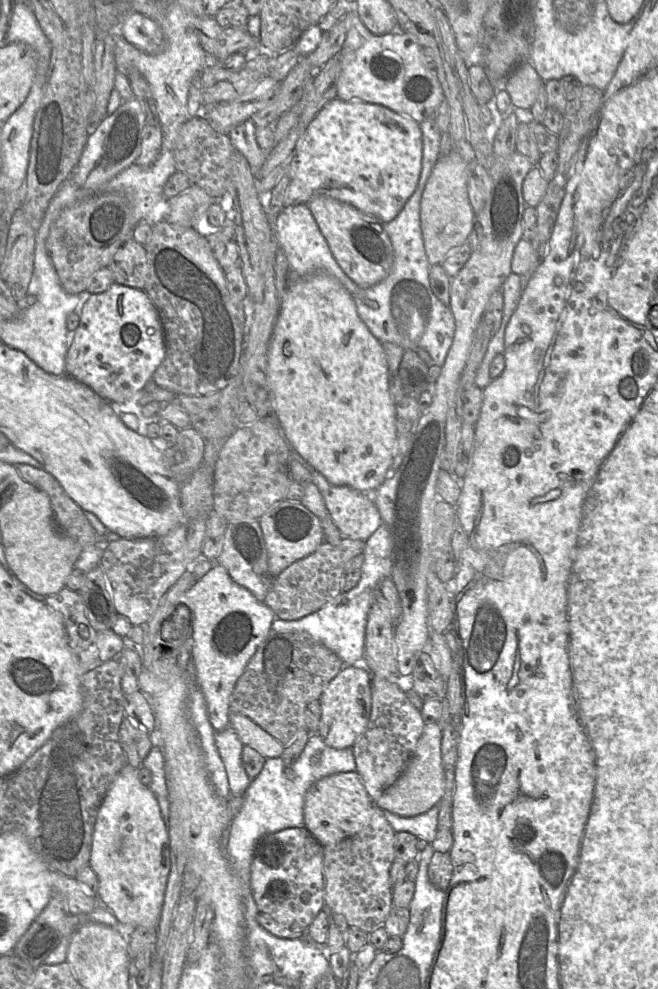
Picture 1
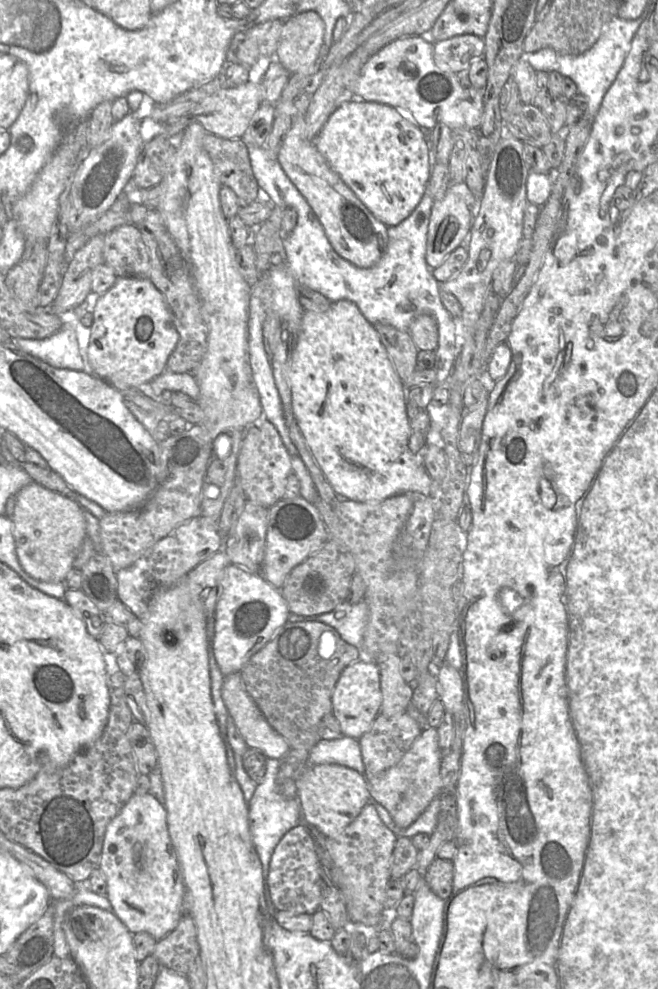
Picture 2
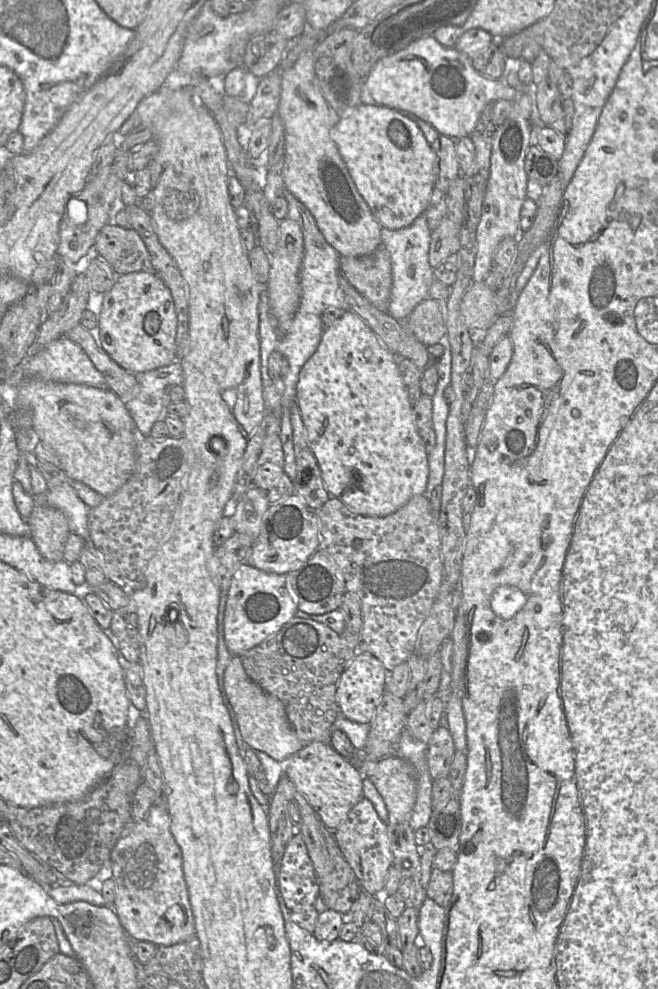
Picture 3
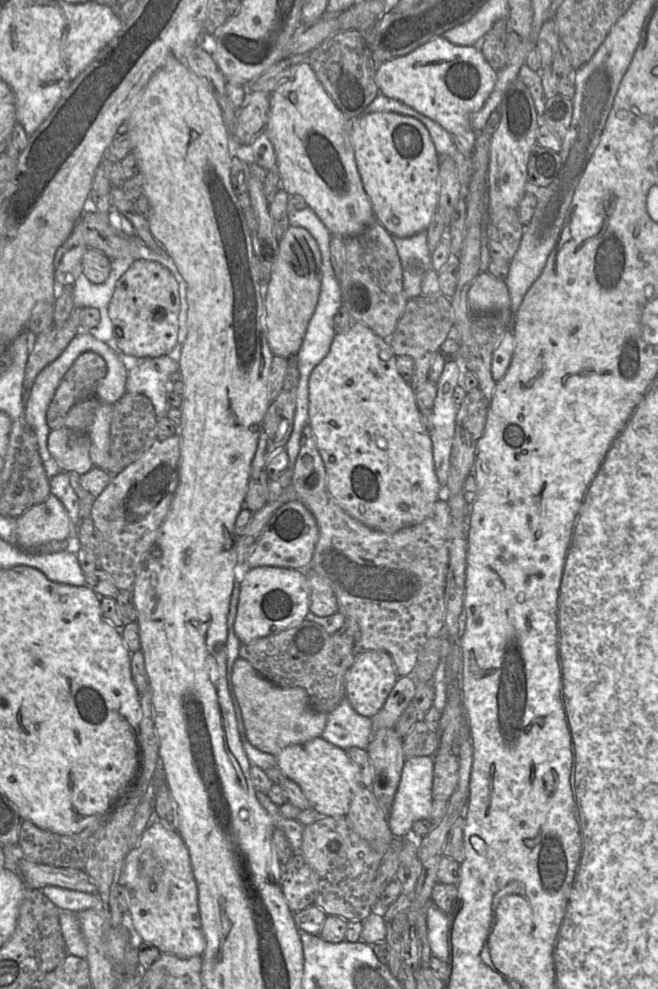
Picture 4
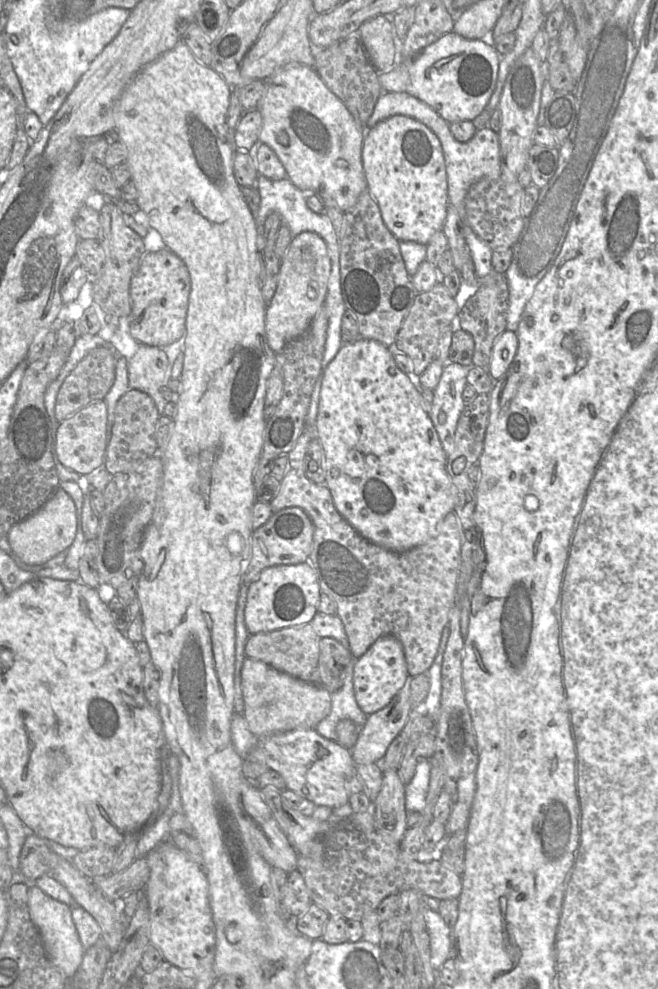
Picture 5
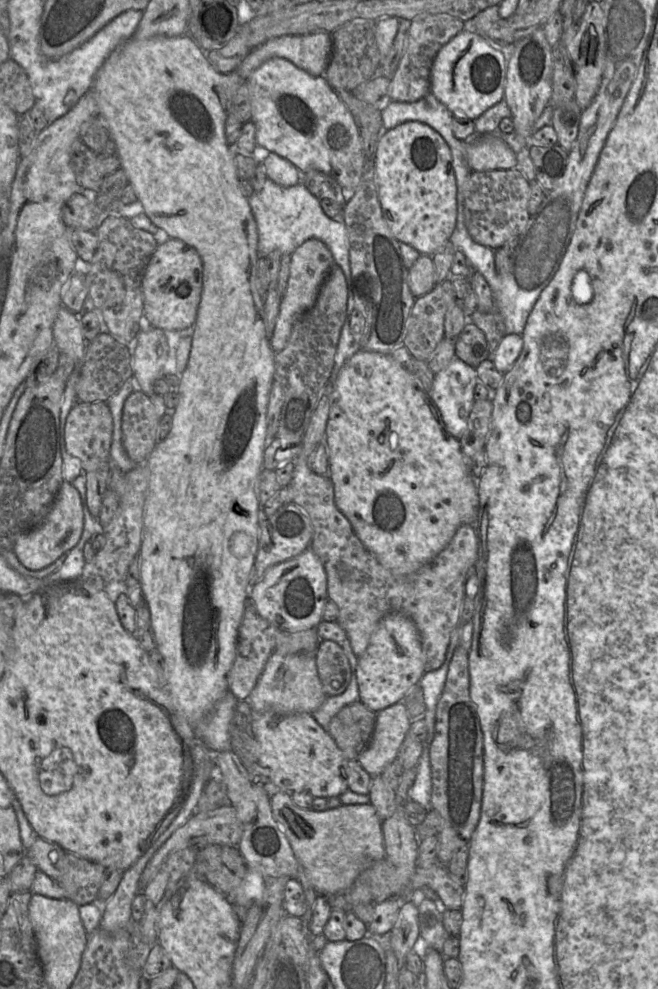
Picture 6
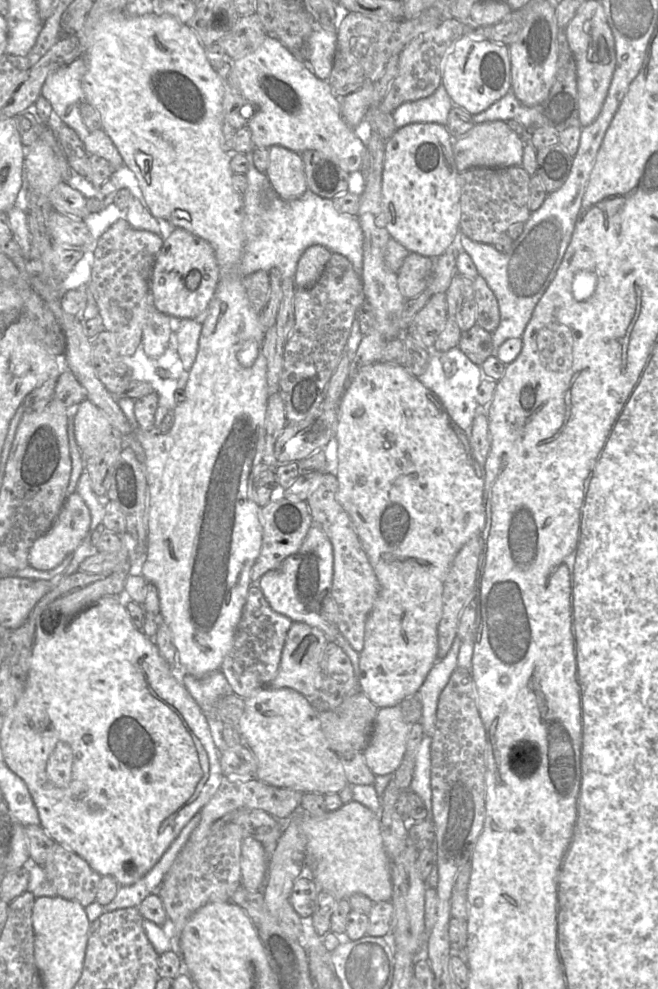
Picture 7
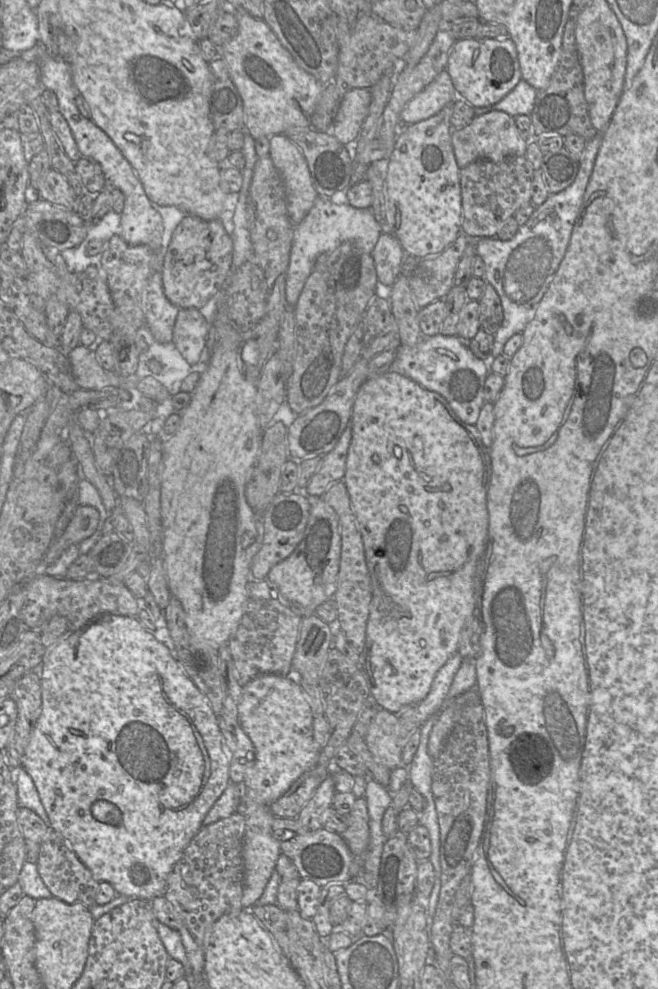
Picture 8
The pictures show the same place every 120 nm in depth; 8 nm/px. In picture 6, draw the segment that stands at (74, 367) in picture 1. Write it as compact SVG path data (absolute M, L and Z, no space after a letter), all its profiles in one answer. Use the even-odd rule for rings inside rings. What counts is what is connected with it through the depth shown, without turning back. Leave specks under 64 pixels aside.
M179 239L158 245L145 267L141 289L144 322L166 331L191 330L196 320L203 287L203 263L198 252Z

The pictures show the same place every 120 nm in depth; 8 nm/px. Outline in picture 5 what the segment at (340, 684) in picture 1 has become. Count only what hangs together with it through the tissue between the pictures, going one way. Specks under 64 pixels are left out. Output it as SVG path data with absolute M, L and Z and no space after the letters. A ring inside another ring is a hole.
M385 635L376 640L372 646L354 663L354 696L359 708L368 716L385 706L403 688L408 678L407 664L403 647L399 640Z

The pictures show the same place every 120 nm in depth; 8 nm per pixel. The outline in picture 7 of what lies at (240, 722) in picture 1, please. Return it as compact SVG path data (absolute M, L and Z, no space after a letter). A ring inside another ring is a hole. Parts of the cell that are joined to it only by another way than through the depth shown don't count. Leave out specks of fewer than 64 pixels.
M293 622L286 636L278 672L270 685L274 688L290 688L307 698L318 692L318 674L321 655L328 639L323 631L303 622Z

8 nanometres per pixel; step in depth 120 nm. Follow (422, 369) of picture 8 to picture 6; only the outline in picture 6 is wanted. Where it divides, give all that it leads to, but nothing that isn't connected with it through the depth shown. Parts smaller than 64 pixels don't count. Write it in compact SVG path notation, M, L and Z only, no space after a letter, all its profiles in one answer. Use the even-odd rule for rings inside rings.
M454 356L446 368L434 375L428 391L446 430L457 439L467 430L477 382L476 369Z

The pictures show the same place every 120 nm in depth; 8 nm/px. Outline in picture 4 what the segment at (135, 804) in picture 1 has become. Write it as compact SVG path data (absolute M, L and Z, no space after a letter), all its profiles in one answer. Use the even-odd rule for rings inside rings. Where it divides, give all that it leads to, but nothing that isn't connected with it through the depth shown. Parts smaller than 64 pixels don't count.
M159 819L152 822L125 858L122 885L130 895L127 921L138 941L153 944L161 954L172 954L182 959L203 955L206 941L199 912L197 884L188 848L177 830Z

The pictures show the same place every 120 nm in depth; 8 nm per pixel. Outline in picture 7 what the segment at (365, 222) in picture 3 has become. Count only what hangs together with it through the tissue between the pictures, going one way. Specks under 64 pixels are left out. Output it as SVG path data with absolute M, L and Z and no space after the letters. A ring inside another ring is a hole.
M266 36L262 44L248 55L235 60L235 69L240 89L250 113L248 126L254 148L269 148L279 145L302 154L305 150L317 150L336 162L343 170L351 174L360 171L366 143L344 120L340 98L337 98L327 81L315 76L310 67L295 58L291 52L275 37Z

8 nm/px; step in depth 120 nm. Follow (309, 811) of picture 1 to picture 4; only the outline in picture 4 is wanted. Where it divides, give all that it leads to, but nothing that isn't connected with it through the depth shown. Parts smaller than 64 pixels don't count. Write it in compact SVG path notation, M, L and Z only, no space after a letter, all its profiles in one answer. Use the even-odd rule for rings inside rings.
M322 737L284 748L277 756L282 773L301 788L313 808L321 817L340 817L348 814L353 797L361 784L361 774L347 752Z

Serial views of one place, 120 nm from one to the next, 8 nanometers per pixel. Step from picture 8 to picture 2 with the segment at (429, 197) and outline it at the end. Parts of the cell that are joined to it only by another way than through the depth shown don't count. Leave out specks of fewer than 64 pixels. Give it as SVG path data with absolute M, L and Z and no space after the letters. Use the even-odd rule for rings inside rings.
M348 101L338 106L329 116L317 136L312 140L317 150L323 155L330 167L340 176L343 182L354 192L357 198L367 207L374 217L385 224L387 227L395 226L405 220L417 207L422 199L430 176L431 169L429 165L429 150L427 141L420 131L411 122L403 118L398 111L389 105L373 101Z

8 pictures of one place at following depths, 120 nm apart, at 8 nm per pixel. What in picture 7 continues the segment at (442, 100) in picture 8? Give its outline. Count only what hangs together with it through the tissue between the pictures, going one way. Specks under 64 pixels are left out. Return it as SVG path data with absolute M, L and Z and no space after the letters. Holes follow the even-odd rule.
M441 83L432 95L403 103L394 110L392 116L397 128L413 123L436 123L447 126L448 115L453 106L450 96Z

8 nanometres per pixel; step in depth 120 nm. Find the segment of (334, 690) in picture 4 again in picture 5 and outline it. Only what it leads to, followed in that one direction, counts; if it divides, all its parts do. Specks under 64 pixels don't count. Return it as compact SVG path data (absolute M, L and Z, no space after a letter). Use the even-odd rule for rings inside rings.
M311 623L286 627L250 635L245 645L245 655L247 658L264 662L299 680L322 686L319 673L320 639Z

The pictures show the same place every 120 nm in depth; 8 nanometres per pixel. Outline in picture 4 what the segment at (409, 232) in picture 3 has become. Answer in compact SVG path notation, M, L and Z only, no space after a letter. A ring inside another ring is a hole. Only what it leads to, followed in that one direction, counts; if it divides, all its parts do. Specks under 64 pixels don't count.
M427 232L411 237L392 236L403 274L403 291L410 299L421 295L421 284L425 273L432 268L431 253L427 244Z

